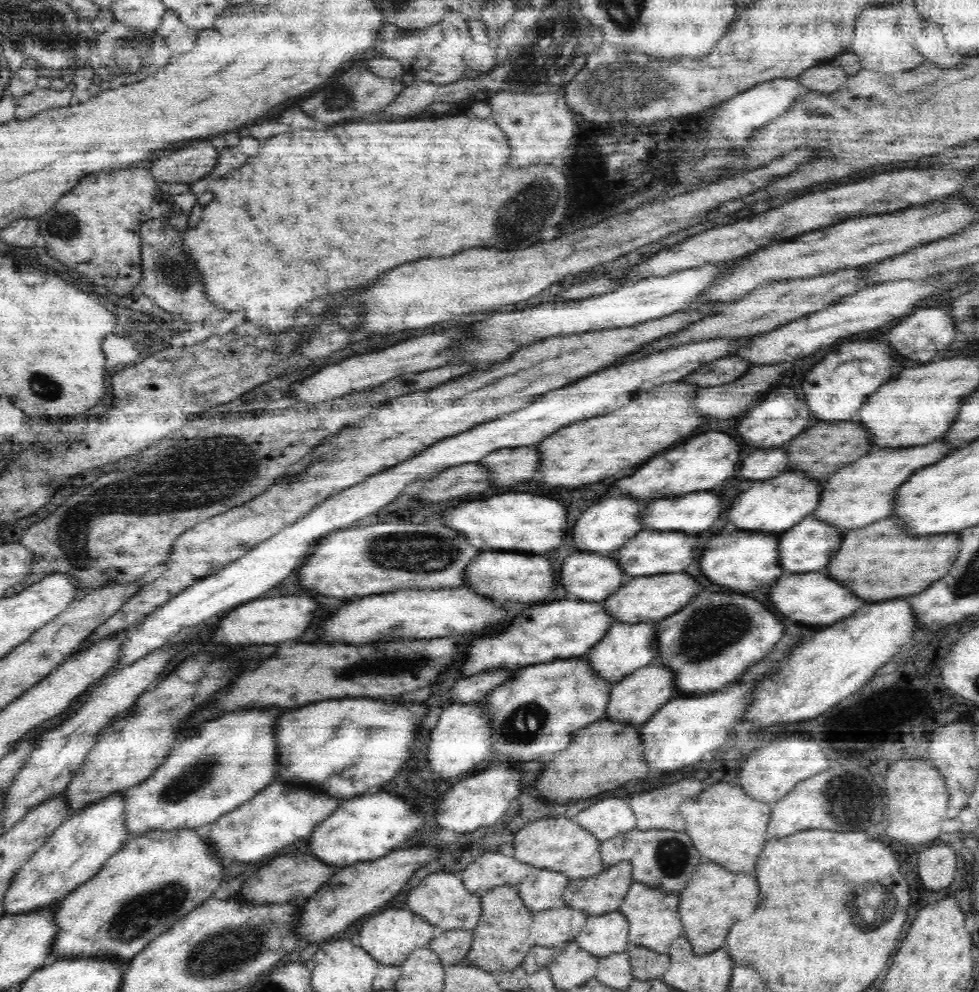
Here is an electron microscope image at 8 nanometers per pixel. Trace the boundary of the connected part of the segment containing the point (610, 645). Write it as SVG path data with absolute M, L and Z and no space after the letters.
M618 621L611 624L606 636L591 648L586 659L601 678L614 684L639 668L655 664L658 659L656 646L656 627L653 622L632 624Z

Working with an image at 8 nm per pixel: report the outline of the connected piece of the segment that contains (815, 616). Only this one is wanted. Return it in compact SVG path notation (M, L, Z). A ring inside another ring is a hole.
M810 572L810 574L790 574L782 576L772 592L772 608L776 612L786 614L794 622L806 622L806 624L834 624L852 616L858 608L862 608L862 600L854 596L848 588L844 588L840 582L832 580L826 574Z

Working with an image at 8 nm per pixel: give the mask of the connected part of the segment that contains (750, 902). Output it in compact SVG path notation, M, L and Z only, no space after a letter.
M715 862L698 866L692 882L679 892L679 917L684 932L697 955L718 950L724 946L730 926L738 916L750 914L760 902L758 880L750 874L730 874Z

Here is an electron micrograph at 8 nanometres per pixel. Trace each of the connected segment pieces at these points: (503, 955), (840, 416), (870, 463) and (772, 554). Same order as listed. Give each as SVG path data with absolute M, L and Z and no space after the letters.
M510 885L491 888L490 892L482 896L481 906L482 918L478 920L478 926L472 930L474 938L466 962L495 975L521 966L532 946L530 929L533 921L532 914L535 912L524 904L516 887Z
M860 340L840 346L834 352L828 352L804 378L802 392L804 400L816 418L812 420L830 420L830 422L844 422L852 416L852 406L860 406L868 394L876 392L882 384L894 378L902 363L898 354L890 351L890 342L878 340Z
M934 440L926 446L898 448L888 450L880 448L860 458L858 462L844 466L838 472L832 473L822 482L823 492L820 494L818 508L812 512L812 517L838 528L862 528L882 518L888 518L894 510L896 490L920 468L936 464L942 460L952 446L944 440Z
M736 528L736 532L714 536L704 554L700 554L700 562L696 566L702 568L704 580L714 586L726 586L734 592L750 592L750 590L766 590L770 588L782 574L786 574L780 565L778 538L770 534L746 532Z

